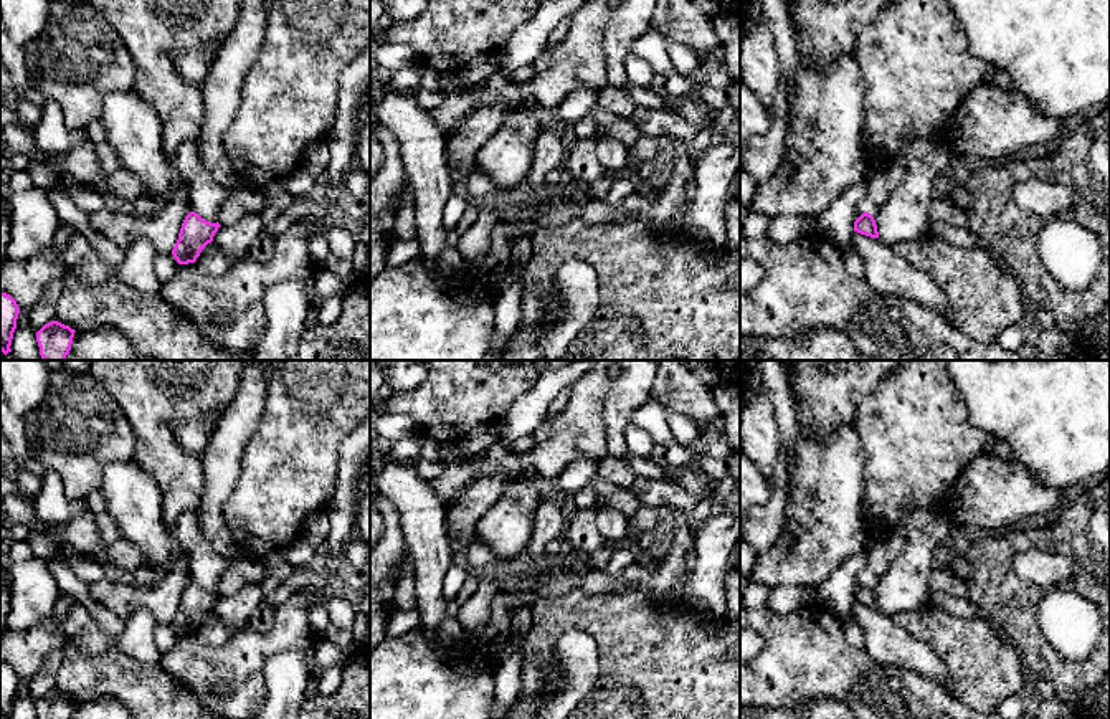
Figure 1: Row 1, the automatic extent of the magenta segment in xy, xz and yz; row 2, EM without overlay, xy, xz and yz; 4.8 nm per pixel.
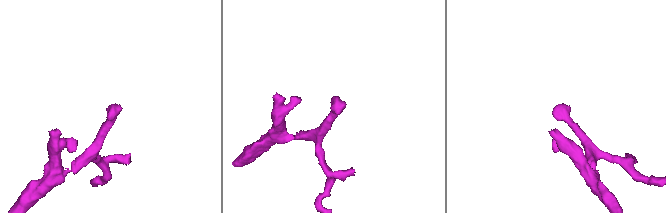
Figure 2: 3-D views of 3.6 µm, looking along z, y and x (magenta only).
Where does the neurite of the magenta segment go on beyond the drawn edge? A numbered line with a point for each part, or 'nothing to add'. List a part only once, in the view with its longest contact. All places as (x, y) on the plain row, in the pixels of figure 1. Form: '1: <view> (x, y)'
nothing to add

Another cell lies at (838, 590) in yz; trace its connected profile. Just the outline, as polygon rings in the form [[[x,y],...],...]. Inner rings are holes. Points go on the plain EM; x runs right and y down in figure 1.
[[[867,545],[849,555],[821,587],[814,590],[814,600],[828,607],[839,620],[851,615],[854,592],[866,582]]]

